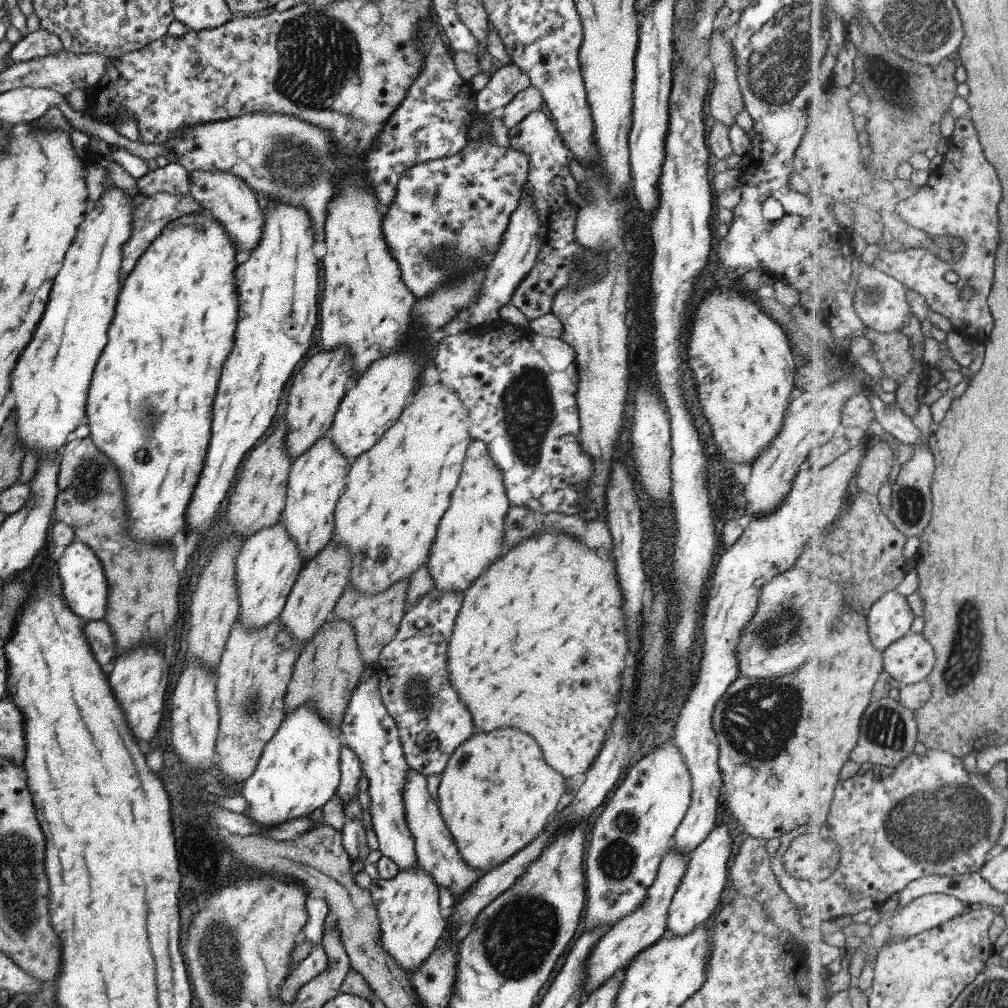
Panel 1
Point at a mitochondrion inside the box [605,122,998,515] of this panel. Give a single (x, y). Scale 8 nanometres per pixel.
(875, 295)

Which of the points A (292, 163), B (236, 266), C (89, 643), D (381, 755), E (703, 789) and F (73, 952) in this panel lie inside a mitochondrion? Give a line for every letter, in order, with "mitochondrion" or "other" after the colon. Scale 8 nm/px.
A: mitochondrion
B: other
C: other
D: other
E: other
F: other

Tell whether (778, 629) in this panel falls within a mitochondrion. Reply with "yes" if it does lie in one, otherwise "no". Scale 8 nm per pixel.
yes

